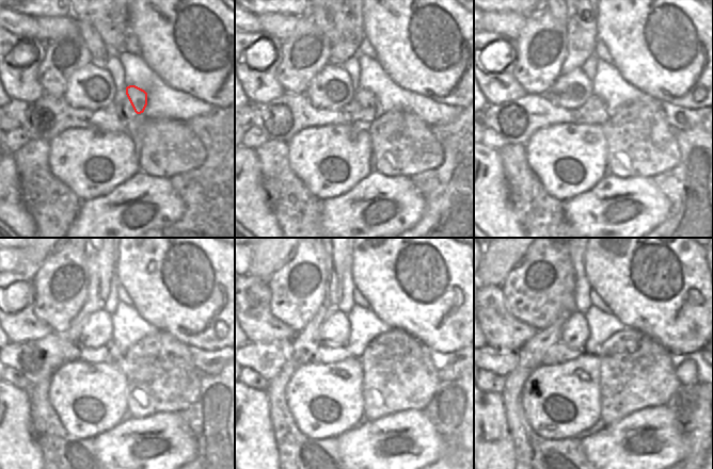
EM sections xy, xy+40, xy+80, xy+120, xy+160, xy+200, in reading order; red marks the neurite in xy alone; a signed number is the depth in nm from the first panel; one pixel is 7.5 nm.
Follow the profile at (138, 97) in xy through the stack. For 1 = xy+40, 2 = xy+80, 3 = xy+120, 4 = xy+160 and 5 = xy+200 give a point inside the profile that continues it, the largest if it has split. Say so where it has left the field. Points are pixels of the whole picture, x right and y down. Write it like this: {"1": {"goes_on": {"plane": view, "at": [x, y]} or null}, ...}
{"1": {"goes_on": {"plane": "xy+40", "at": [363, 108]}}, "2": {"goes_on": {"plane": "xy+80", "at": [593, 111]}}, "3": {"goes_on": {"plane": "xy+120", "at": [109, 353]}}, "4": {"goes_on": {"plane": "xy+160", "at": [326, 355]}}, "5": {"goes_on": {"plane": "xy+200", "at": [559, 354]}}}

